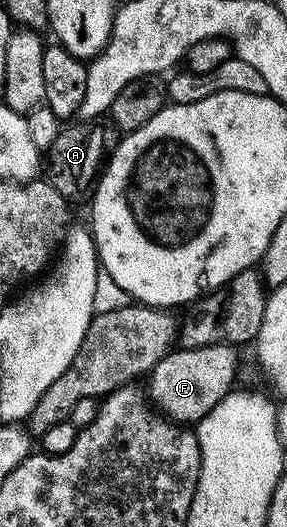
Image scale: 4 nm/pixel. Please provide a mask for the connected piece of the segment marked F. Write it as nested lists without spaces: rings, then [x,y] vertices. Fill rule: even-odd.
[[[202,346],[185,350],[172,349],[151,370],[149,398],[152,403],[159,402],[158,409],[166,417],[180,424],[197,424],[235,385],[235,373],[239,370],[239,358],[234,346]]]

